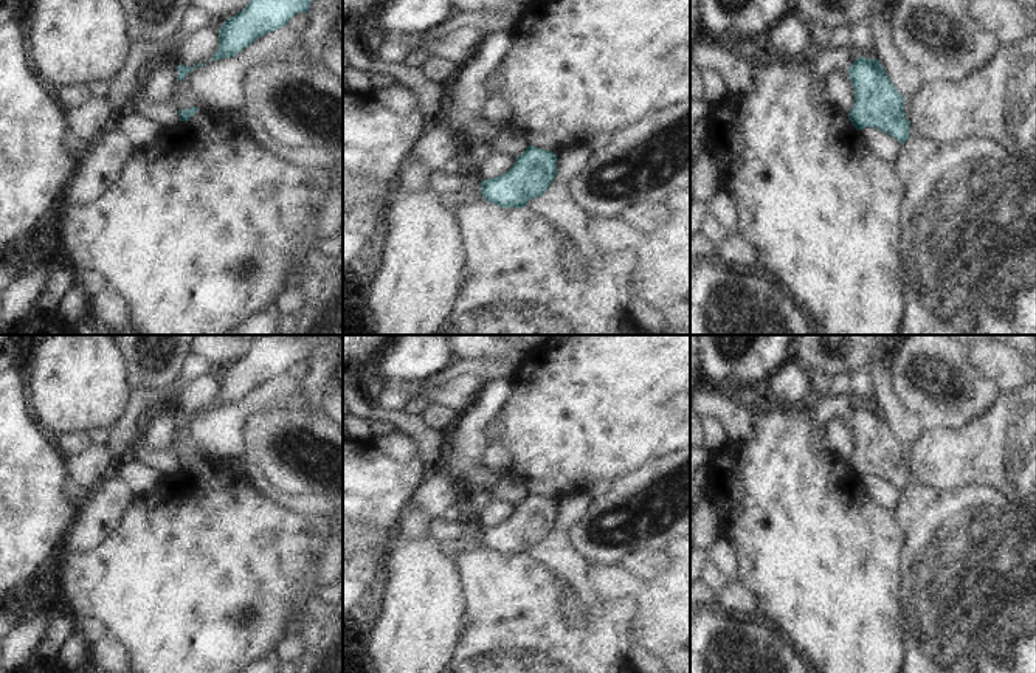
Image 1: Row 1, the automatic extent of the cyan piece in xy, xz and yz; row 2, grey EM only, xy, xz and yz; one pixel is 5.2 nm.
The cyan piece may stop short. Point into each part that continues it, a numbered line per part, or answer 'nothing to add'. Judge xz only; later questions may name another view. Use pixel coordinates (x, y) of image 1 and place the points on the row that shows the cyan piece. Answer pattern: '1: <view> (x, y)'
nothing to add

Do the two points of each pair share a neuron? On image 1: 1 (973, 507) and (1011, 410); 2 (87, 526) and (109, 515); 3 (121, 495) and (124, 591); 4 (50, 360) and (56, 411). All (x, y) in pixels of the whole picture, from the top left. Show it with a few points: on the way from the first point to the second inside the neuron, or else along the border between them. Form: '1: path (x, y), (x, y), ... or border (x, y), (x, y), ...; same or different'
1: border (946, 489), (994, 486), (1015, 503); different
2: path (92, 523), (100, 515), (104, 515); same
3: border (135, 498), (126, 507), (118, 524), (98, 543); different
4: path (58, 372), (58, 399); same

